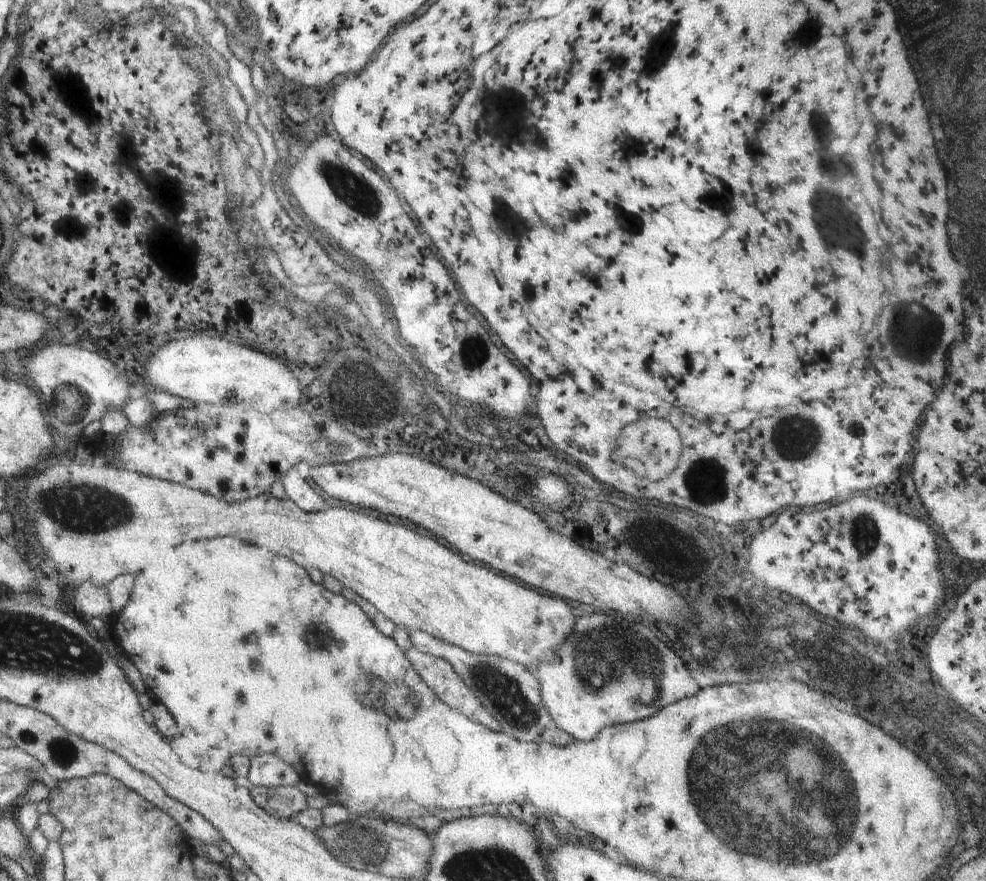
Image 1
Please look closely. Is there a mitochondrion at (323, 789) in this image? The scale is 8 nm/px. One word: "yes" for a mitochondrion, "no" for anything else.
no

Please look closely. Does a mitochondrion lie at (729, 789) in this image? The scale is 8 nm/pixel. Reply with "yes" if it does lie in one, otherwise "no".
yes

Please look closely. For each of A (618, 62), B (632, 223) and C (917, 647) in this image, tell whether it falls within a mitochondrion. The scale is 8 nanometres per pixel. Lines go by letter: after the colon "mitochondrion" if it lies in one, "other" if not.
A: other
B: other
C: other

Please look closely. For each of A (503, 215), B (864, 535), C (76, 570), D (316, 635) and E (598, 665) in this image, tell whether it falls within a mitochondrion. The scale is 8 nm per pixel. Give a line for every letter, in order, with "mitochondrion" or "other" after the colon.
A: mitochondrion
B: mitochondrion
C: other
D: mitochondrion
E: mitochondrion

